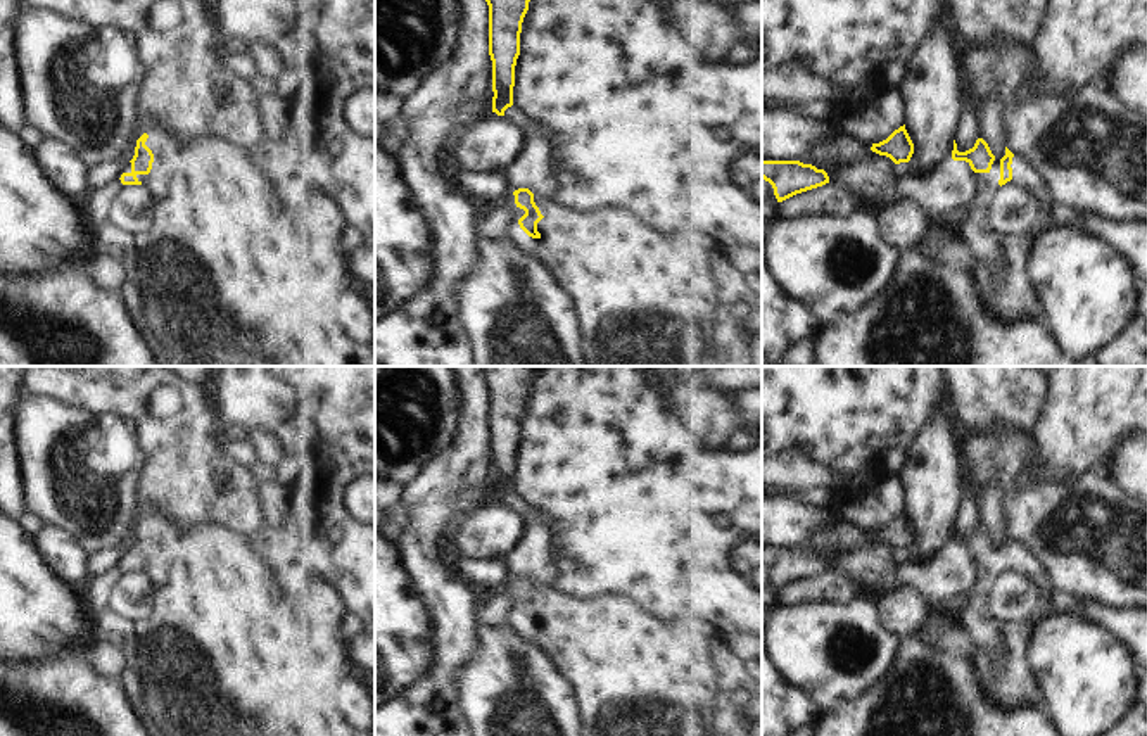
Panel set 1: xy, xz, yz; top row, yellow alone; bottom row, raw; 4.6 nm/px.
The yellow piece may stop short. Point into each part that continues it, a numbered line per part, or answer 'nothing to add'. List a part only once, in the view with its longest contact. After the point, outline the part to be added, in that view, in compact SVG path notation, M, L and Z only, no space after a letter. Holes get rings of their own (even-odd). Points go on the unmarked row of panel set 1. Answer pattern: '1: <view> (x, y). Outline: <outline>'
1: xz (633, 674). Outline: M513 581L504 586L513 600L506 620L525 643L542 650L572 686L580 736L707 736L713 717L731 708L738 682L713 622L701 617L663 620L644 612L629 596L596 594L577 600L542 582L534 582L534 589L544 603L537 610L541 624L532 625L520 615L518 606L525 598L515 591Z

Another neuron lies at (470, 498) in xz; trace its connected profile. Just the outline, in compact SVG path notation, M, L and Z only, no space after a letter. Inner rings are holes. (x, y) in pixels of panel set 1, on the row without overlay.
M487 479L470 487L463 487L453 498L453 510L446 522L446 542L449 539L451 530L472 511L475 511L480 504L492 499L492 484L494 479Z

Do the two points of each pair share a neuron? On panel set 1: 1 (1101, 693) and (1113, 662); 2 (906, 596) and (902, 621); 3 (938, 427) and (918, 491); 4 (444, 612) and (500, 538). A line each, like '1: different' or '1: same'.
1: same
2: same
3: same
4: different

